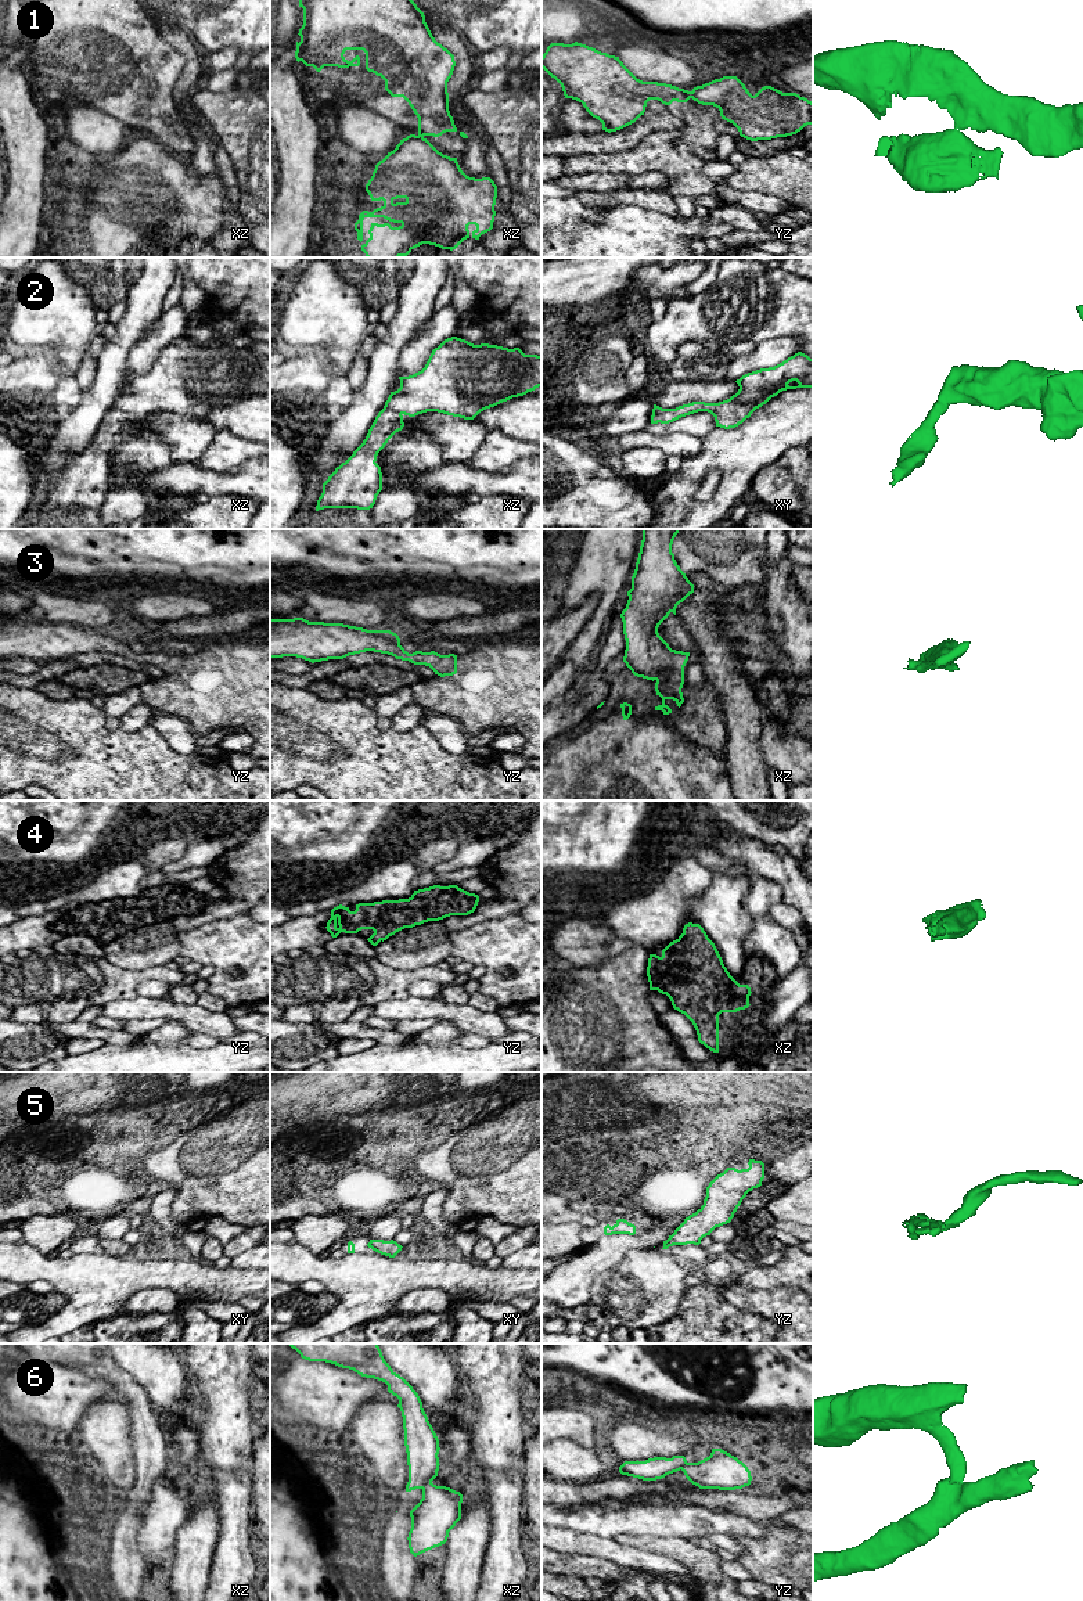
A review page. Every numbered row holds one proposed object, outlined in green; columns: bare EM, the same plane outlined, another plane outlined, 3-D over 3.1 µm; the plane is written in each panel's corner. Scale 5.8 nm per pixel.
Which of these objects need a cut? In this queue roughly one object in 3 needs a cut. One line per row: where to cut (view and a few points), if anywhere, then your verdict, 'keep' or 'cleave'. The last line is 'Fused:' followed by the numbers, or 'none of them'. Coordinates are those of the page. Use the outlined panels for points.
1: yz (690, 92), (691, 97) | cleave
2: no cut | keep
3: no cut | keep
4: no cut | keep
5: xy (370, 1241), (371, 1247) | cleave
6: xz (431, 1482), (423, 1489) | cleave
Fused: 1, 5, 6

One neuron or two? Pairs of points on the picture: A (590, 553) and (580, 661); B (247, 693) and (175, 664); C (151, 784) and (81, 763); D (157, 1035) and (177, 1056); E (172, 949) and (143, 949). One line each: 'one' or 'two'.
A: one
B: one
C: one
D: two
E: one

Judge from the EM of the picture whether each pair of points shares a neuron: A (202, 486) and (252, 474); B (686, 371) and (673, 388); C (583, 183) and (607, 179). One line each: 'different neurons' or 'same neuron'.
A: same neuron
B: different neurons
C: same neuron

